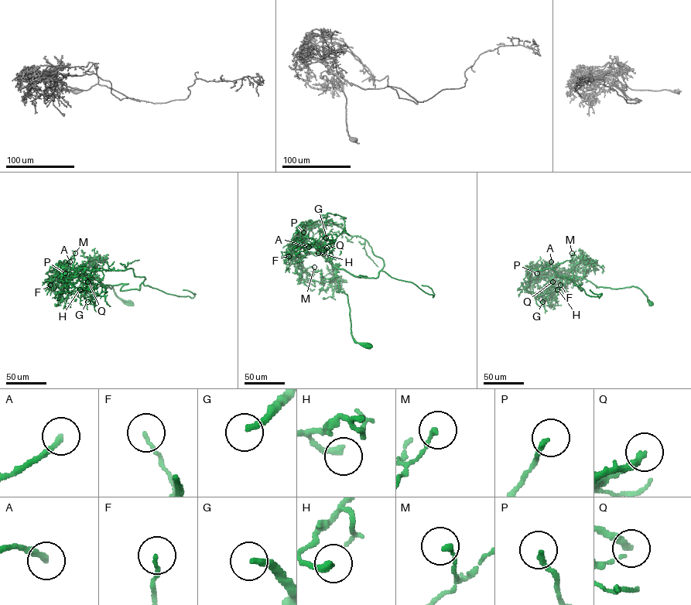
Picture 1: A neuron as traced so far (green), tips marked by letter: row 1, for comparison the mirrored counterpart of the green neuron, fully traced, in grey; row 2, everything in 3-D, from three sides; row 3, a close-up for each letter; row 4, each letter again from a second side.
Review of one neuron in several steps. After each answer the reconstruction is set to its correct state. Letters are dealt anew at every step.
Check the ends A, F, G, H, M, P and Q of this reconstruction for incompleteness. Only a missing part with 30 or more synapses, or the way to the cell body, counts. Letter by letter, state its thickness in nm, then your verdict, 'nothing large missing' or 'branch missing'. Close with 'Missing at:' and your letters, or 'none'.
A: calibre 220 nm; nothing large missing
F: calibre 130 nm; nothing large missing
G: calibre 240 nm; branch missing
H: calibre 280 nm; nothing large missing
M: calibre 170 nm; nothing large missing
P: calibre 180 nm; branch missing
Q: calibre 280 nm; branch missing
Missing at: G, P, Q

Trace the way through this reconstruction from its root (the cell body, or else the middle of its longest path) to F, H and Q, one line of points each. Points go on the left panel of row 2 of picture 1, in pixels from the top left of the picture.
F: (130, 304), (117, 295), (112, 286), (111, 288), (103, 286), (97, 277), (74, 274), (50, 287), (50, 285)
H: (130, 304), (117, 295), (112, 286), (111, 288), (103, 286), (97, 277), (82, 275), (83, 288), (80, 289)
Q: (130, 304), (117, 295), (112, 286), (111, 288), (103, 286), (97, 277), (82, 275), (83, 283), (87, 281)

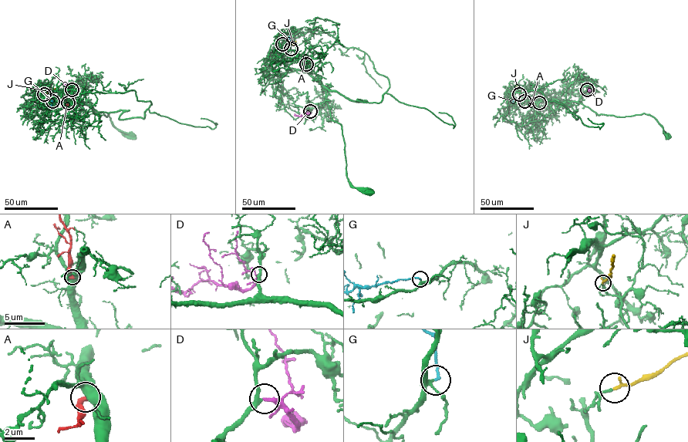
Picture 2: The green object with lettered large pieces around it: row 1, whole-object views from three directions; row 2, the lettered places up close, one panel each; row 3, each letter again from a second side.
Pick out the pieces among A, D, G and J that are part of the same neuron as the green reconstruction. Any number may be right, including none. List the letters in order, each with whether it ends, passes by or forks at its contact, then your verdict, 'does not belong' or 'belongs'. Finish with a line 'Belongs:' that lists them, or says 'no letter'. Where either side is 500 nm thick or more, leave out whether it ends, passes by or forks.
A: it ends; does not belong
D: it ends; belongs
G: it ends; does not belong
J: it ends; belongs
Belongs: D, J

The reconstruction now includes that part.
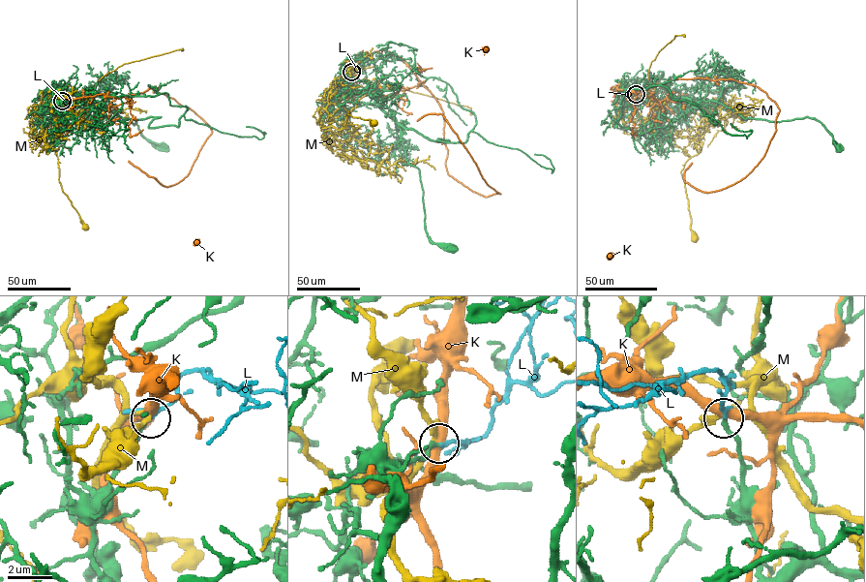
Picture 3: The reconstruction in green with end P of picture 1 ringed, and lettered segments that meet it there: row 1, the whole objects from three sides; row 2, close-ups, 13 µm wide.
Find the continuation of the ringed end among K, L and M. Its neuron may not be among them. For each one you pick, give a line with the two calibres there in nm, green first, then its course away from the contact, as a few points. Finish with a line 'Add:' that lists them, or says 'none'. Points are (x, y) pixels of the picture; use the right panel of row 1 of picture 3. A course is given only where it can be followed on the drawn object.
L: 180/140 nm
Add: L

